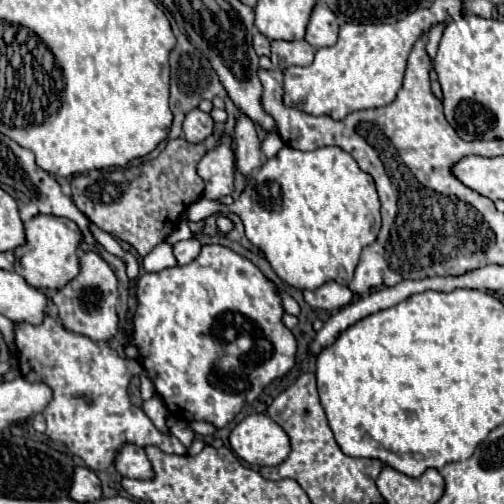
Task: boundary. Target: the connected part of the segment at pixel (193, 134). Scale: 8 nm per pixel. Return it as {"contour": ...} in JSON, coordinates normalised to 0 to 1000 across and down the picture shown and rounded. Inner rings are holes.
{"contour":[[[381,218],[369,226],[369,238],[365,238],[365,274],[373,282],[401,282],[405,274],[413,274],[425,258],[425,238],[417,234],[417,226],[401,222],[401,218]]]}

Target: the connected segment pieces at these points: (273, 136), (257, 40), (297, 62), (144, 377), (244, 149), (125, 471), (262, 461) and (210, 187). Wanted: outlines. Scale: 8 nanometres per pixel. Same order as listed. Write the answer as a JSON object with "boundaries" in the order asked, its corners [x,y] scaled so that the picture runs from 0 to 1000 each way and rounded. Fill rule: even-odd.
{"boundaries":[[[[536,262],[536,266],[528,270],[528,278],[520,282],[520,302],[528,306],[528,313],[540,313],[560,290],[563,290],[560,274],[556,274],[548,262]]],[[[524,67],[504,71],[504,99],[512,111],[536,111],[536,79]]],[[[544,79],[540,83],[540,127],[556,139],[567,139],[575,131],[611,131],[619,127],[627,99],[607,79]]],[[[282,730],[282,738],[278,738],[278,778],[282,778],[282,794],[294,794],[294,790],[302,790],[306,786],[306,766],[302,766],[302,758],[298,758],[298,750],[294,750],[294,738]]],[[[480,226],[468,238],[464,274],[468,274],[472,333],[484,349],[496,349],[500,337],[512,337],[520,329],[520,317],[516,317],[516,278],[508,266],[508,250],[488,226]]],[[[246,881],[226,905],[230,933],[250,948],[302,948],[302,921],[294,917],[286,889]]],[[[488,825],[456,857],[456,885],[500,925],[552,925],[575,901],[575,869],[536,825]]],[[[440,270],[437,290],[413,302],[393,321],[393,349],[405,357],[409,393],[437,397],[464,377],[464,302],[456,298],[456,274]]]]}

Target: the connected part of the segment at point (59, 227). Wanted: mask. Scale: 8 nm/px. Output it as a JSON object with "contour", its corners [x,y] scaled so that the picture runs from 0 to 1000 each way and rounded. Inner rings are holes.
{"contour":[[[75,425],[63,437],[48,440],[48,452],[52,452],[52,484],[28,496],[36,516],[32,540],[60,567],[79,575],[115,575],[131,567],[159,540],[151,496],[163,484],[163,460],[151,448],[151,440],[135,433],[119,433],[119,429]]]}

